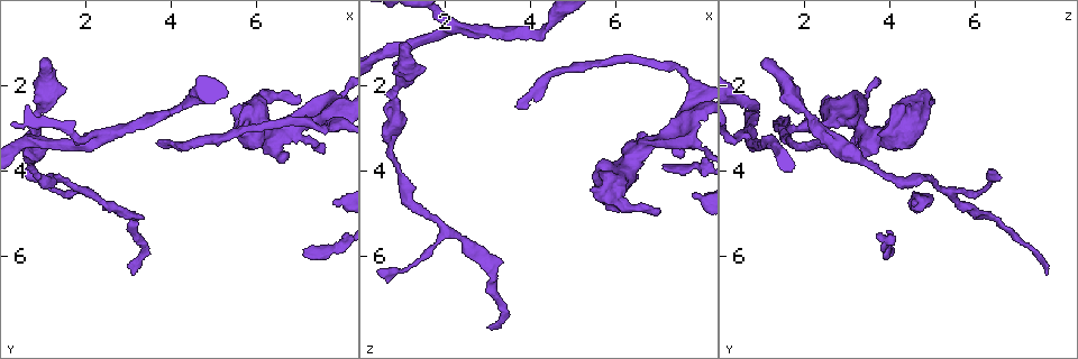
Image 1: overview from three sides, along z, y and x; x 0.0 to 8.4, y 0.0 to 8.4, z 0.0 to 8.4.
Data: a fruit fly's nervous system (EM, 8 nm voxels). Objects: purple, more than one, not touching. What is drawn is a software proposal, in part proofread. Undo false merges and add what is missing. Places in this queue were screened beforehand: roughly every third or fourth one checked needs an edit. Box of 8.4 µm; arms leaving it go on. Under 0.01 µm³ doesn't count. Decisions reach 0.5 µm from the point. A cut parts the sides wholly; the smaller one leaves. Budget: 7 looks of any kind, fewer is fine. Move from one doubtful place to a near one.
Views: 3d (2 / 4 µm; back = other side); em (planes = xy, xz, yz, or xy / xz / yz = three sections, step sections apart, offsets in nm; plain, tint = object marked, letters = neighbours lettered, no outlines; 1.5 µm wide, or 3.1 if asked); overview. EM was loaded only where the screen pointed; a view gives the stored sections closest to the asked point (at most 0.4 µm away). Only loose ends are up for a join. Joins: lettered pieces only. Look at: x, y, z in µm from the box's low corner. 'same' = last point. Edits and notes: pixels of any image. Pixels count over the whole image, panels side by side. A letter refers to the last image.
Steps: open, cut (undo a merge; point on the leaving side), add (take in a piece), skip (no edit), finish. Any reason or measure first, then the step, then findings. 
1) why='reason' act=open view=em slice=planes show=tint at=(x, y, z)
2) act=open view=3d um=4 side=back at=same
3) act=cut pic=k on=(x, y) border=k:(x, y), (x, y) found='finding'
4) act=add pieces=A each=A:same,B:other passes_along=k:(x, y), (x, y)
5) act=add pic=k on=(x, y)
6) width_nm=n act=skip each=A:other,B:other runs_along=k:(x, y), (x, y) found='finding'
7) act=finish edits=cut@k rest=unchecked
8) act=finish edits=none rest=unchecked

why='free end' act=open view=3d um=2 at=(7.10, 5.80, 3.85)

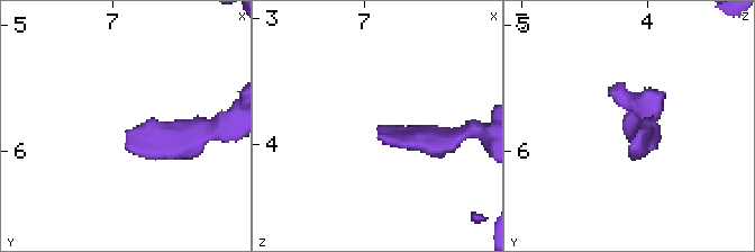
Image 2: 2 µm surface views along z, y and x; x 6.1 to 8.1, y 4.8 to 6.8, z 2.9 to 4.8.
act=open view=em slice=xz step=8 show=tint at=(7.12, 5.84, 3.92)

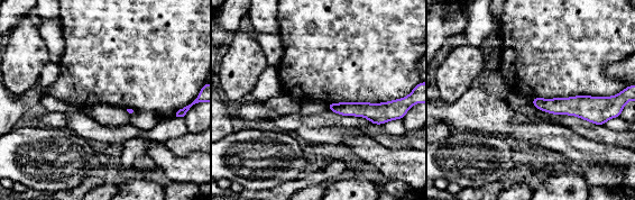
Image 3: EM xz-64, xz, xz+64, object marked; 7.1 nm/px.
why='another direction' act=open view=em slice=xy step=4 show=letters at=same

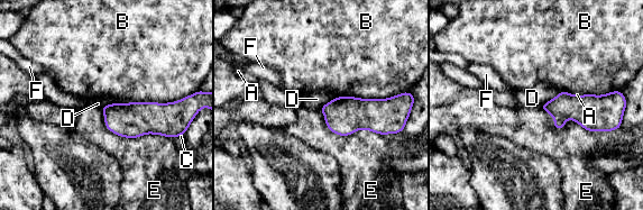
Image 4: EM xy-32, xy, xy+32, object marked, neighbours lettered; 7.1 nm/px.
act=skip each=A:other,B:other,C:other,D:other,E:other,F:other border=4:(183, 97), (168, 102), (106, 104) found='no lettered piece goes on from it'

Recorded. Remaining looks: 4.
why='end of a long branch' act=open view=3d um=2 at=(3.05, 6.40, 7.70)

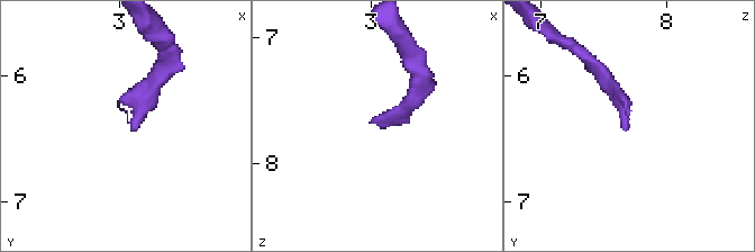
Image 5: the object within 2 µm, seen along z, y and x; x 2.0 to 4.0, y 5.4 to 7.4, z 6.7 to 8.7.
why='now the EM' act=open view=em slice=xy step=4 show=letters at=(3.10, 6.42, 7.70)

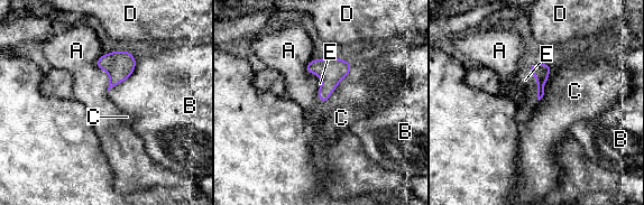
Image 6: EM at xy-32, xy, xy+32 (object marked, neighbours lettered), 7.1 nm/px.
why='another direction' act=open view=em slice=planes show=letters at=same

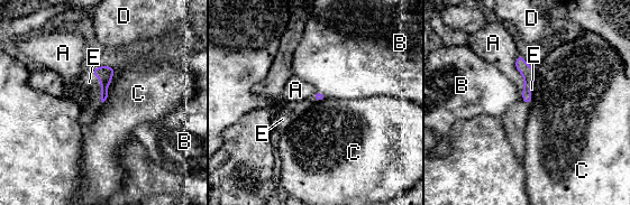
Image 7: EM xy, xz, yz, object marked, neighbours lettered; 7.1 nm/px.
width_nm=70 act=add pieces=E each=A:other,B:other,C:other,D:other,E:same found='the neuron continues'

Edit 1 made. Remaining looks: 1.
act=finish edits=add@7 rest=unchecked

